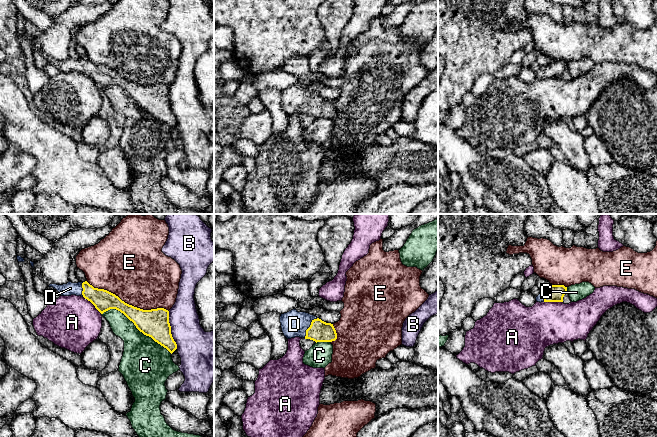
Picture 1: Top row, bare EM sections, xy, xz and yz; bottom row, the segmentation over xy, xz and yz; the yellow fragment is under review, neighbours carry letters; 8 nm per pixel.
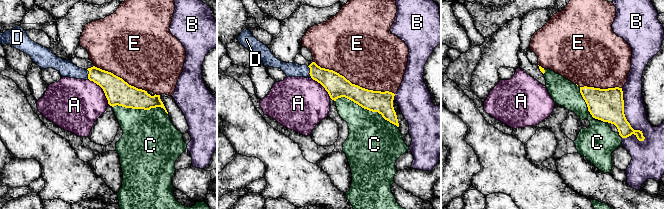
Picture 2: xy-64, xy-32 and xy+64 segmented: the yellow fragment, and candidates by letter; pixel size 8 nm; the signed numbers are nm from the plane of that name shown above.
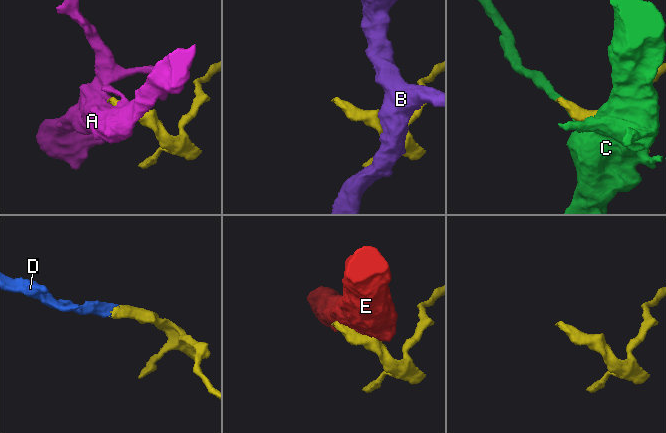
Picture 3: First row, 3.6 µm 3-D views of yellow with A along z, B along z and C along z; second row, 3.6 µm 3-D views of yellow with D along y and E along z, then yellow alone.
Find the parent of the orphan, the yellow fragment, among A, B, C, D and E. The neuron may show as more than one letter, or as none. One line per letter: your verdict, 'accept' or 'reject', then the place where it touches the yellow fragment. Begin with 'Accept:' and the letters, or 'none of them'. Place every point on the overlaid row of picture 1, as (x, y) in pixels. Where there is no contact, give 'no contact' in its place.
Accept: D
A: reject; meets yellow in xy at (92, 303)
B: reject; meets yellow in xy at (170, 330)
C: reject; meets yellow in xy at (136, 327)
D: accept; meets yellow in xz at (309, 327)
E: reject; meets yellow in xy at (126, 303)

